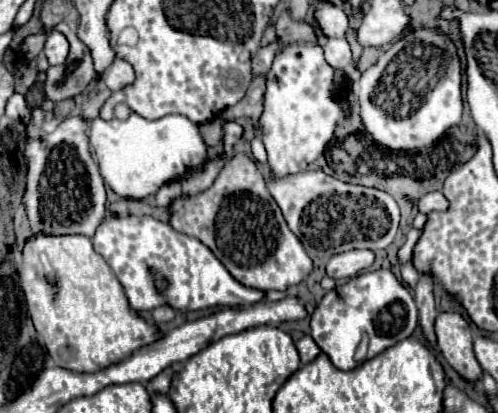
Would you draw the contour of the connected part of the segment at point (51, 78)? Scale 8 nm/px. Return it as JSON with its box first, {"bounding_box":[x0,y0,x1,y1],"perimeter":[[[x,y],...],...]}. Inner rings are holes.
{"bounding_box":[44,28,96,102],"perimeter":[[[64,28],[64,36],[70,42],[70,54],[64,64],[48,68],[48,78],[44,84],[46,96],[54,102],[82,94],[96,78],[94,60],[88,46],[74,34],[72,28]]]}

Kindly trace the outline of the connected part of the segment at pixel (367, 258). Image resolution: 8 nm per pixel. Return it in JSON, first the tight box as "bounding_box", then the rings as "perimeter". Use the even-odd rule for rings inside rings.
{"bounding_box":[326,250,374,280],"perimeter":[[[368,250],[342,252],[342,254],[336,254],[328,260],[326,274],[334,280],[354,278],[354,276],[358,276],[358,272],[370,268],[372,262],[374,262],[374,252],[368,252]]]}

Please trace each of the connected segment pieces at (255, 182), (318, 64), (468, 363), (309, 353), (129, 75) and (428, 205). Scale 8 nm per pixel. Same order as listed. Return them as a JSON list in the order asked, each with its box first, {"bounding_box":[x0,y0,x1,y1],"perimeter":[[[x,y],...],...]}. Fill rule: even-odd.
[{"bounding_box":[168,152,314,292],"perimeter":[[[242,152],[220,170],[208,190],[176,198],[168,210],[174,230],[194,236],[206,244],[226,270],[248,288],[262,292],[290,292],[314,268],[312,258],[306,254],[296,234],[288,228],[282,210],[266,190],[256,164]]]},{"bounding_box":[258,42,344,176],"perimeter":[[[286,42],[278,50],[266,74],[264,112],[258,120],[258,132],[274,176],[302,172],[326,150],[334,138],[336,124],[344,118],[340,90],[342,86],[334,80],[334,68],[326,62],[320,44]]]},{"bounding_box":[434,312,482,380],"perimeter":[[[440,312],[434,320],[438,348],[448,364],[466,380],[476,380],[482,368],[474,356],[472,330],[468,320],[458,312]]]},{"bounding_box":[296,336,322,364],"perimeter":[[[304,336],[302,340],[298,340],[298,342],[296,342],[296,348],[298,348],[298,352],[300,352],[300,360],[302,360],[302,364],[312,362],[312,360],[322,352],[322,350],[318,348],[318,344],[314,342],[312,336]]]},{"bounding_box":[104,58,134,92],"perimeter":[[[116,58],[110,68],[104,72],[104,84],[116,92],[116,90],[122,90],[124,86],[128,86],[130,82],[134,80],[134,72],[132,72],[132,66],[120,58]]]},{"bounding_box":[418,192,448,212],"perimeter":[[[430,192],[430,194],[426,194],[420,202],[418,202],[418,210],[420,212],[432,212],[432,210],[440,210],[440,212],[444,212],[444,210],[448,210],[448,200],[446,200],[446,196],[442,194],[442,192]]]}]

